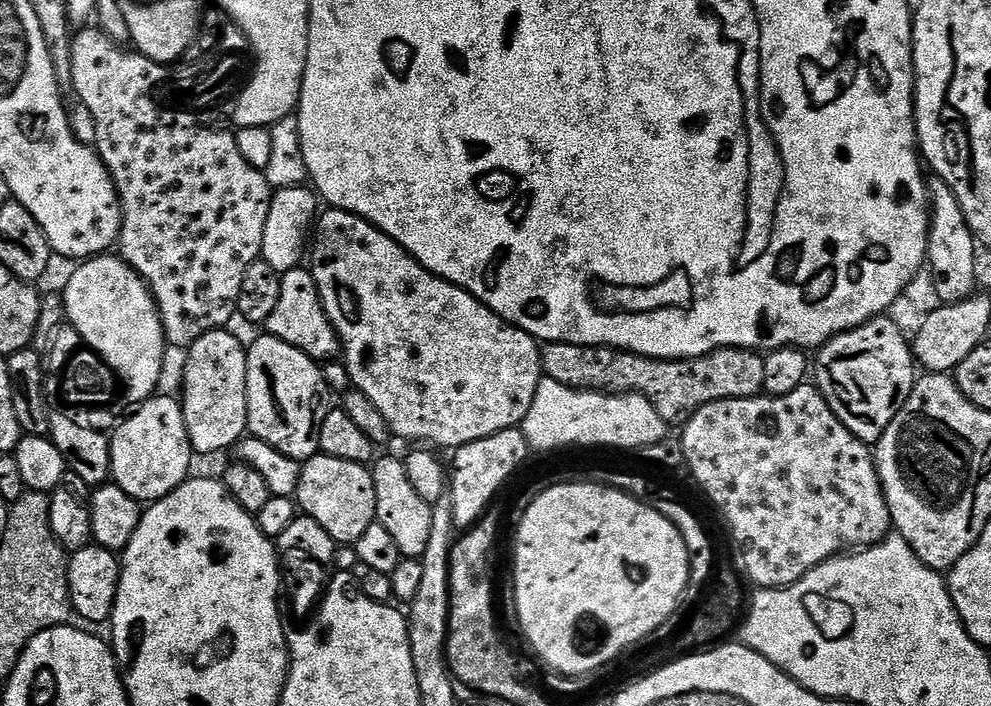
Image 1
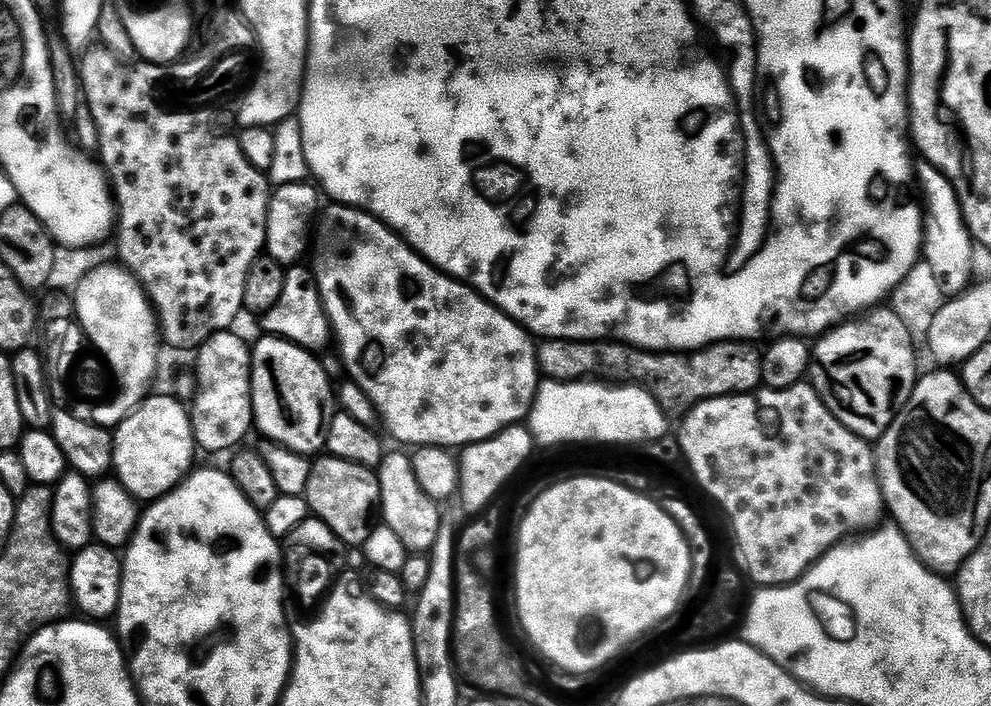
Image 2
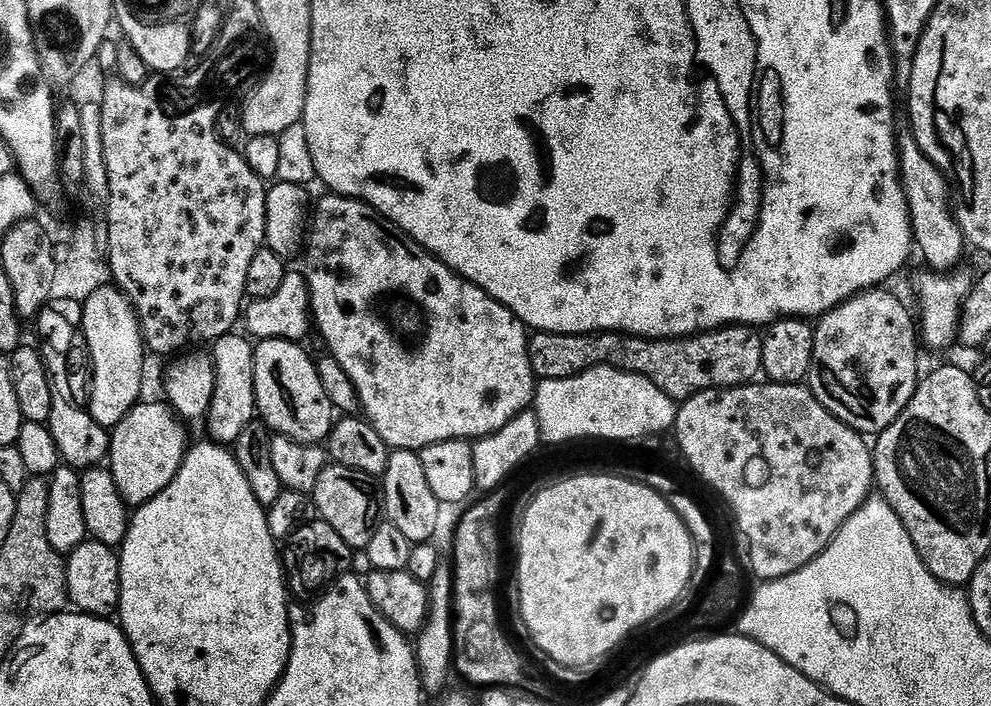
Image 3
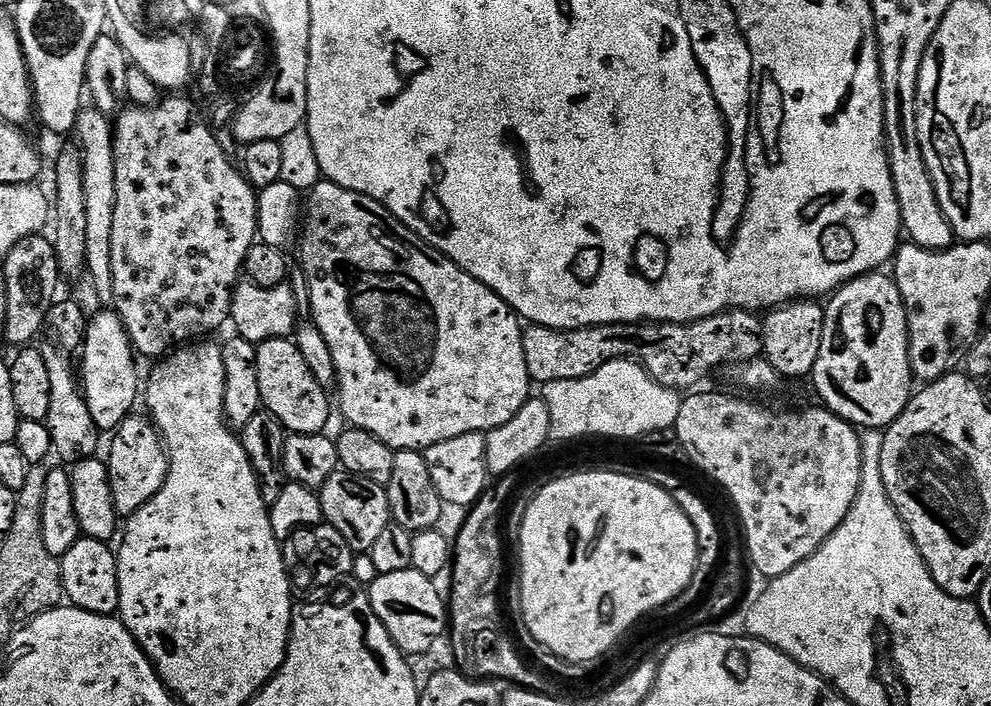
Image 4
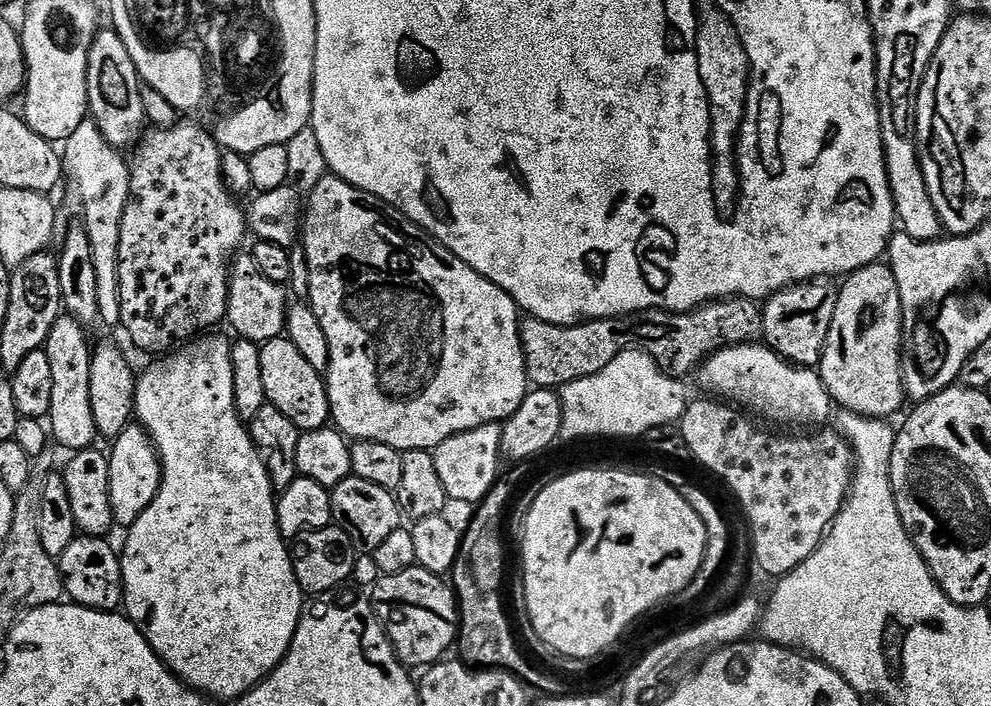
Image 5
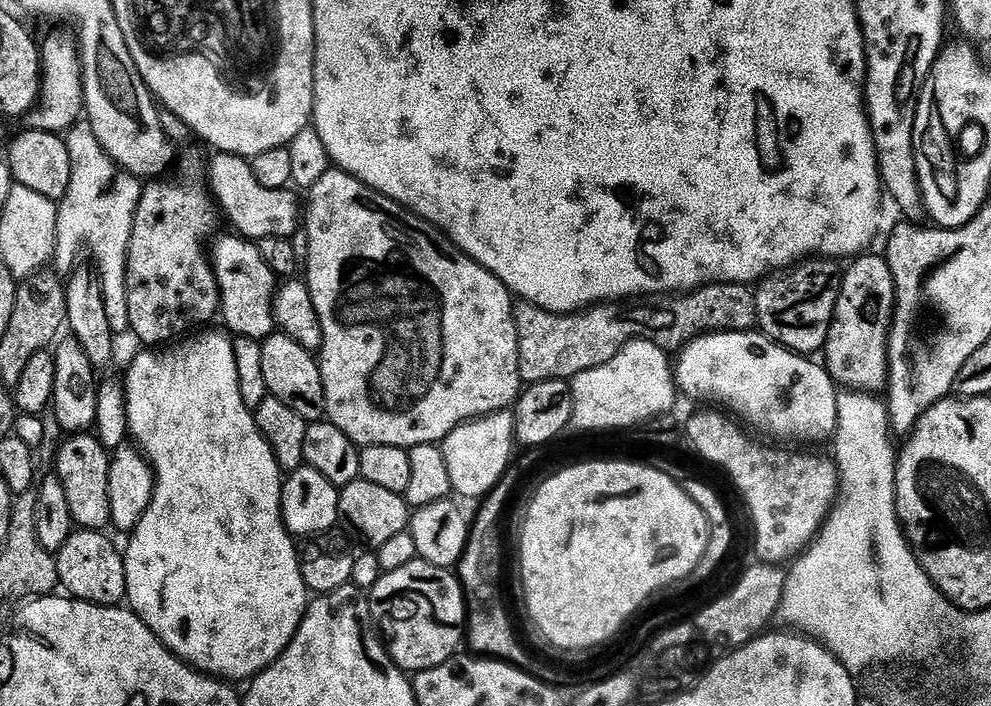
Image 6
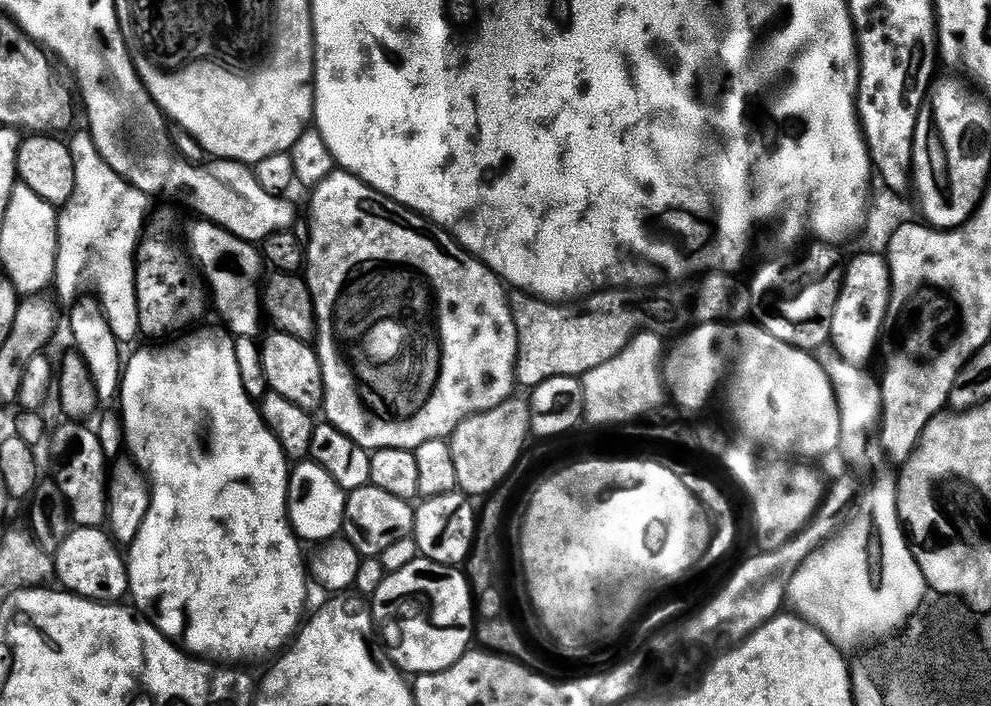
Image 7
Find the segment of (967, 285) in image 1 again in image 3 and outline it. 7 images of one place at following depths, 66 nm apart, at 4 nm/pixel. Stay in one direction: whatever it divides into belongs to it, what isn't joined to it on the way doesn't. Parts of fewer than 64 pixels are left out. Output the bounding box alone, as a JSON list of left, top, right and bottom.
[898,134,966,273]

